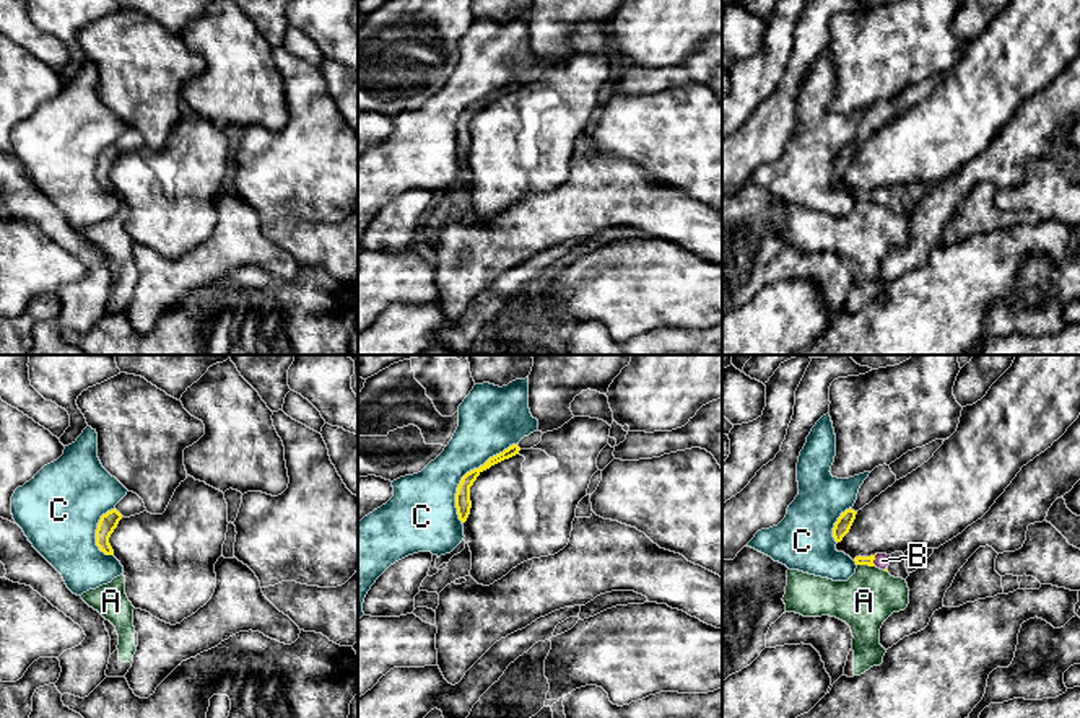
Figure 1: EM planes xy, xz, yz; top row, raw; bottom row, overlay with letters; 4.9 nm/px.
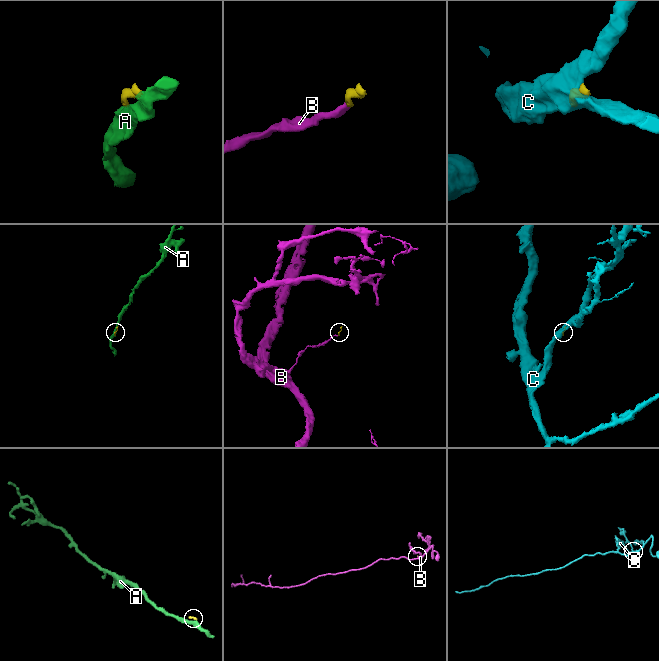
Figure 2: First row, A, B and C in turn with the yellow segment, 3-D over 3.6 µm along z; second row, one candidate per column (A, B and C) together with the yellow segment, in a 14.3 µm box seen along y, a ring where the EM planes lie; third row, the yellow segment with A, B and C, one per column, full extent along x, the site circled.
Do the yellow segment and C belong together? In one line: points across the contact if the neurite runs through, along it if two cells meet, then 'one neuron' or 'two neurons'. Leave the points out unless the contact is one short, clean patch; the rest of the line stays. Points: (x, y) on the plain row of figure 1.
two neurons

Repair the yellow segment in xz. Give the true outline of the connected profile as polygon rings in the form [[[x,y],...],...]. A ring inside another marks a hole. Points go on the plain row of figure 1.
[[[512,80],[509,81],[507,85],[504,85],[503,88],[490,93],[483,101],[480,101],[478,104],[473,104],[470,107],[467,107],[459,122],[457,122],[457,129],[455,129],[455,143],[457,143],[457,150],[459,150],[459,155],[462,158],[467,156],[468,150],[470,150],[470,143],[472,143],[472,137],[470,137],[470,122],[473,120],[473,117],[477,116],[477,112],[490,104],[491,101],[504,96],[504,94],[509,94],[516,90],[519,90],[520,83],[517,80]]]

